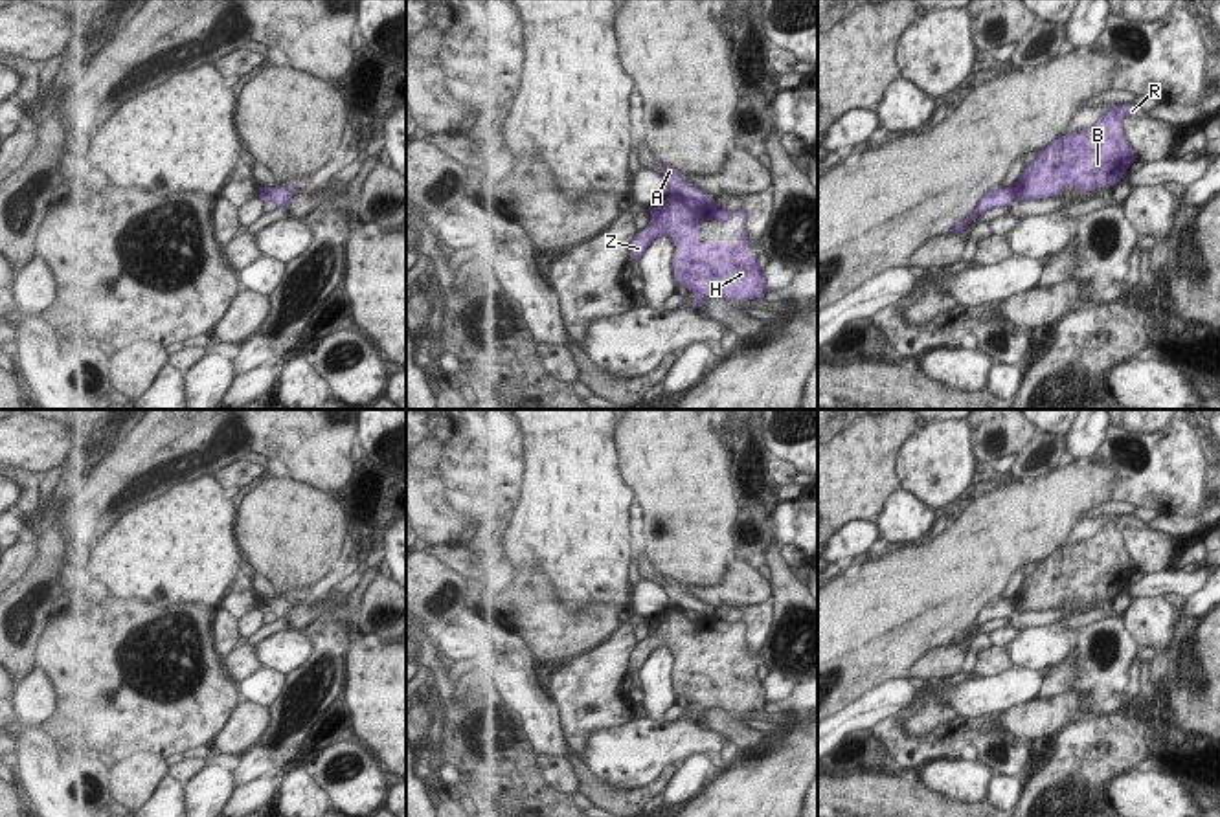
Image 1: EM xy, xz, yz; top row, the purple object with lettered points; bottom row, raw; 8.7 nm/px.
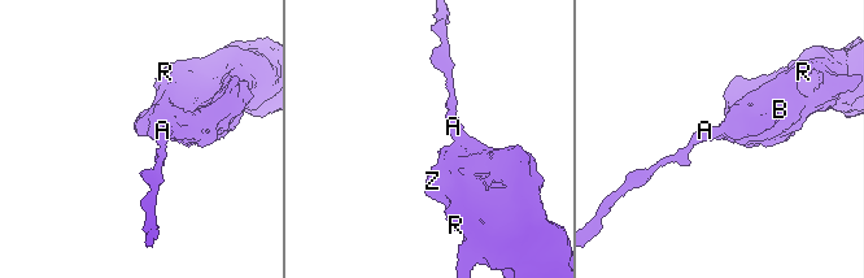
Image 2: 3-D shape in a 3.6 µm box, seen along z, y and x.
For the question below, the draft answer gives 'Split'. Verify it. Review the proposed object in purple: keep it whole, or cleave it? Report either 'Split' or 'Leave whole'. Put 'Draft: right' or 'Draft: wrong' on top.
Draft: right
Split.

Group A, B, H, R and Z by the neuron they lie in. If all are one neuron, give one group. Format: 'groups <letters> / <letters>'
groups A / B H R Z

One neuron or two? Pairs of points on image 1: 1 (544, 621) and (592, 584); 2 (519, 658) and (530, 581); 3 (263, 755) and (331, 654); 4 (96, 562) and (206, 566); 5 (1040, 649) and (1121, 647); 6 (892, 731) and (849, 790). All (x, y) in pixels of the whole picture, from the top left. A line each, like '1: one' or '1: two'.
1: two
2: two
3: one
4: one
5: one
6: two

